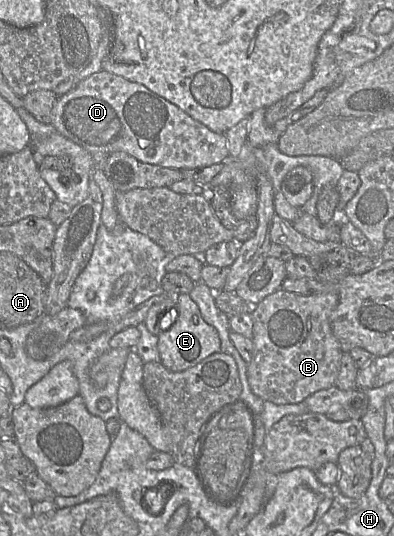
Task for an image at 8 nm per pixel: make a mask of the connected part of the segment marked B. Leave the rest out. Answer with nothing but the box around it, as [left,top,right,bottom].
[247,284,345,405]

